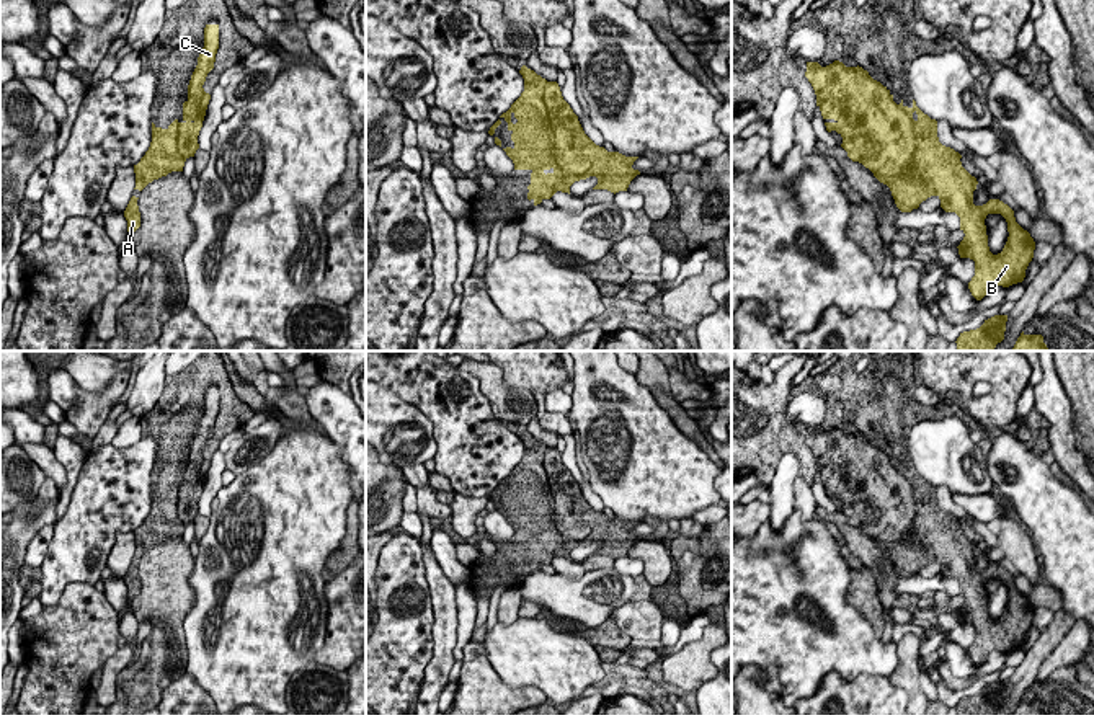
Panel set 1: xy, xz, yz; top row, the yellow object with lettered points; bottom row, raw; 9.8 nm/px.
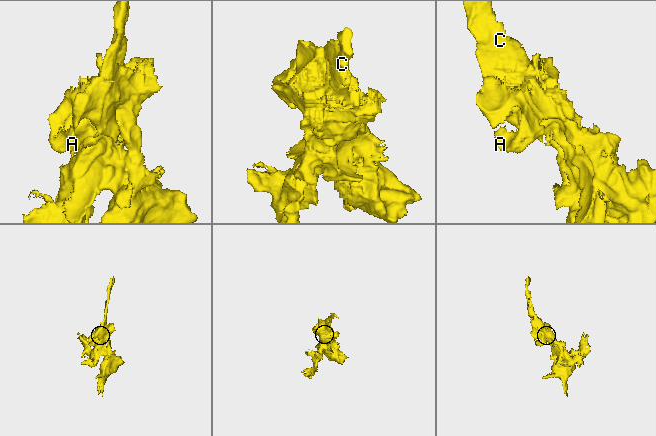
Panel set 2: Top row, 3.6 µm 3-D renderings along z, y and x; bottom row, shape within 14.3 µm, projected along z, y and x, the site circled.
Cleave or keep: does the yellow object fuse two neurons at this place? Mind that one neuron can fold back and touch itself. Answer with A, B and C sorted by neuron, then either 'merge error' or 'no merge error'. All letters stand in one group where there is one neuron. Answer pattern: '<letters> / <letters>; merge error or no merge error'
A B / C; merge error

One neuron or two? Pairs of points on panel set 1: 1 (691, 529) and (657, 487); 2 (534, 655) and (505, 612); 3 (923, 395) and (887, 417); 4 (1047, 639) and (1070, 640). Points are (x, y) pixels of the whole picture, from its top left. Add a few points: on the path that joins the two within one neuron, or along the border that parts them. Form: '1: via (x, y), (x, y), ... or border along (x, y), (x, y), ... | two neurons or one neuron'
1: border along (689, 518), (680, 519) | two neurons
2: border along (518, 617), (508, 624), (498, 622) | two neurons
3: border along (915, 387), (915, 397), (929, 407) | two neurons
4: border along (1076, 621), (1039, 671) | two neurons

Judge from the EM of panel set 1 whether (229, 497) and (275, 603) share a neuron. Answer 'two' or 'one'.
one

